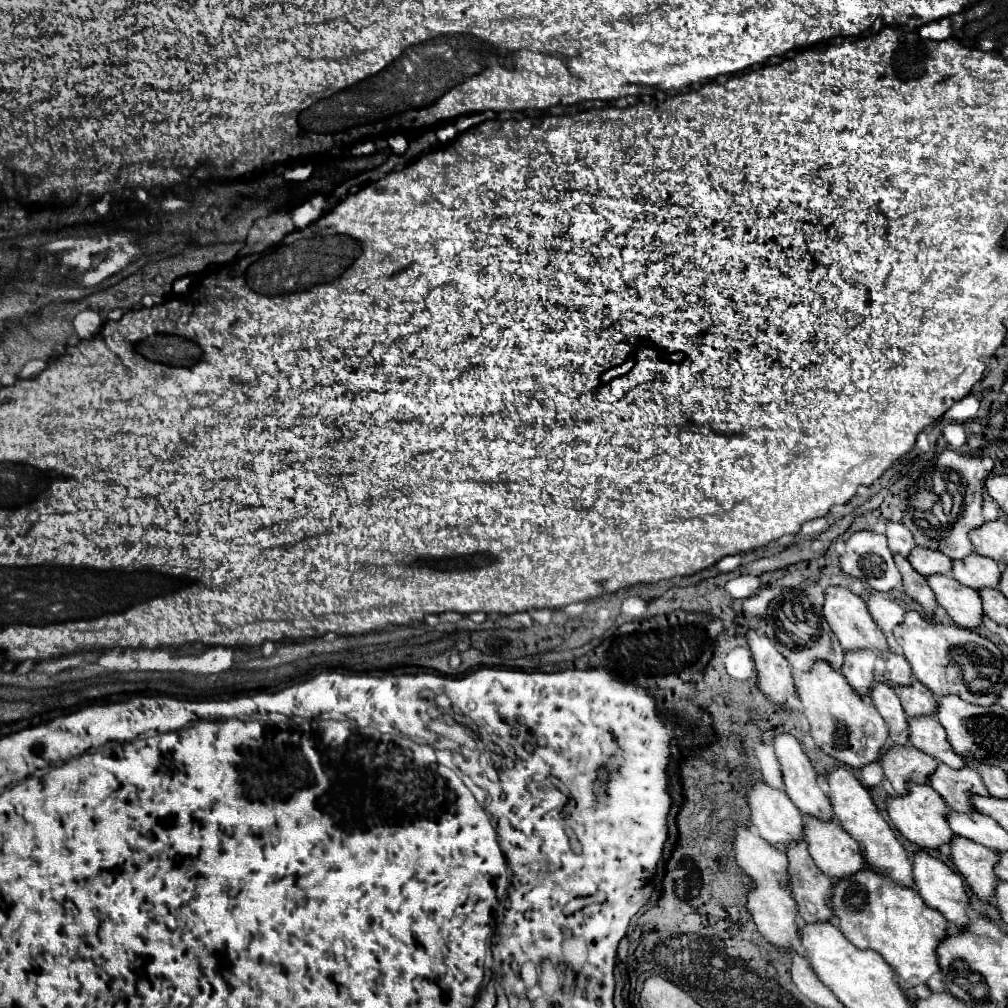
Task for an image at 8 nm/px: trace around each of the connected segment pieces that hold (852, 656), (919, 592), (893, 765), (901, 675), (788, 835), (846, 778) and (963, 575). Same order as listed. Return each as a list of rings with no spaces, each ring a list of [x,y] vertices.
[[[868,648],[846,652],[840,672],[852,686],[856,686],[856,692],[866,696],[874,684],[874,662],[876,654],[870,652]]]
[[[894,554],[894,562],[902,574],[902,584],[904,584],[904,592],[908,596],[912,596],[916,602],[920,602],[924,606],[924,610],[928,612],[928,616],[932,614],[934,606],[936,606],[936,600],[934,600],[934,594],[930,592],[930,586],[926,584],[926,578],[920,576],[908,562],[906,556],[902,554]]]
[[[892,744],[892,748],[884,750],[880,760],[884,768],[886,778],[892,782],[892,788],[896,794],[904,794],[906,780],[914,782],[926,782],[926,778],[936,770],[936,760],[928,756],[922,750],[916,750],[912,746],[898,746]]]
[[[886,652],[884,654],[884,662],[886,662],[886,672],[884,672],[884,678],[892,684],[900,684],[900,686],[906,686],[910,684],[914,678],[912,678],[912,670],[910,670],[910,664],[906,662],[906,658],[902,654],[896,654],[896,652]]]
[[[754,780],[750,790],[746,792],[746,802],[750,808],[750,820],[756,828],[756,832],[768,840],[770,844],[774,844],[776,848],[784,848],[790,842],[802,838],[802,824],[804,824],[804,816],[800,814],[800,810],[796,808],[796,804],[792,804],[792,800],[788,798],[786,792],[766,784],[764,780]]]
[[[840,766],[840,768],[832,768],[826,774],[826,782],[830,786],[830,802],[832,802],[832,808],[834,808],[834,816],[840,822],[840,826],[852,838],[856,838],[866,864],[872,870],[890,876],[898,884],[914,886],[914,882],[912,882],[912,864],[910,864],[910,860],[906,856],[904,846],[898,842],[892,828],[888,826],[884,816],[880,814],[880,810],[872,802],[868,790],[858,782],[858,778],[848,768]]]
[[[972,552],[964,560],[952,560],[952,576],[974,590],[980,588],[996,588],[1000,578],[1000,568],[996,562],[988,560],[986,556],[980,556]]]

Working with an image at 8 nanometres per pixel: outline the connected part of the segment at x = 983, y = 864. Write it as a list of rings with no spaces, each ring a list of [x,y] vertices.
[[[954,834],[950,840],[950,858],[972,892],[978,898],[988,900],[992,896],[992,884],[998,880],[994,874],[994,864],[998,860],[996,854],[964,836]]]

